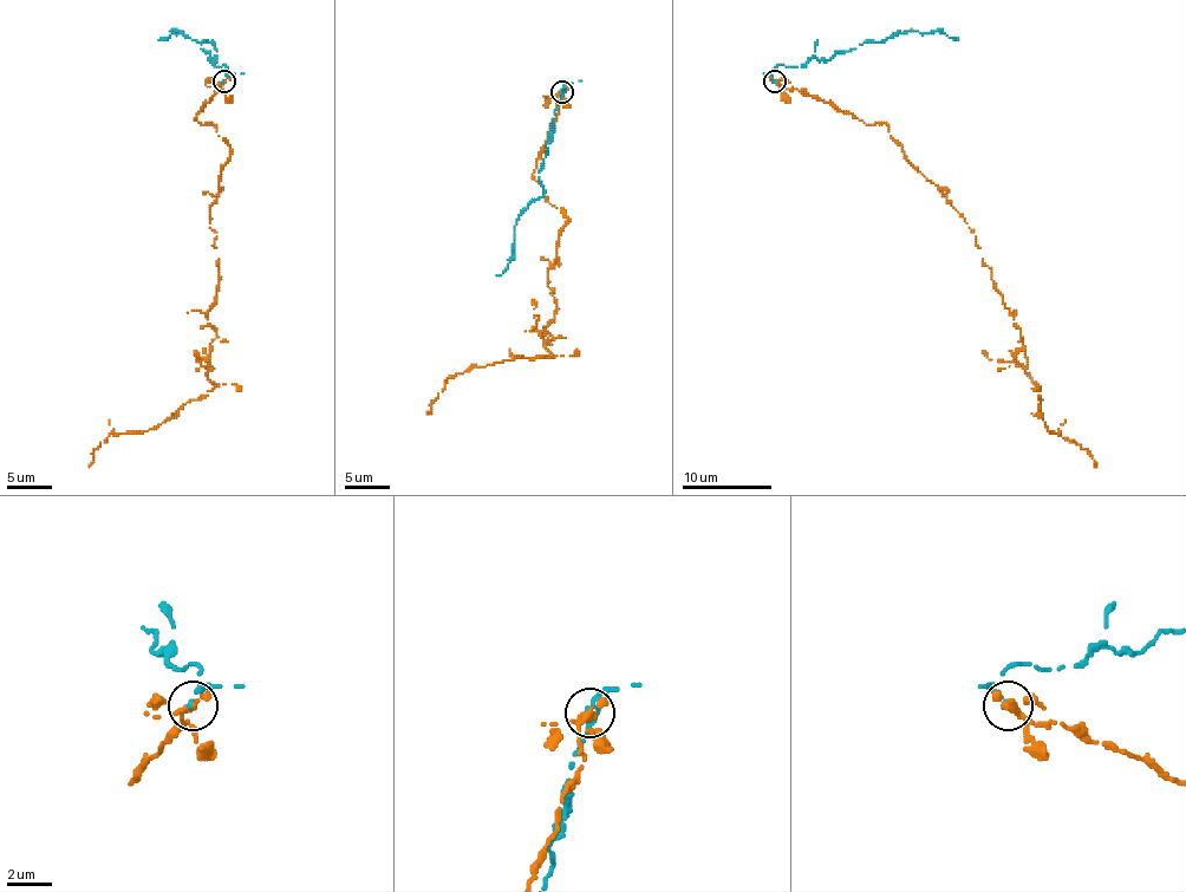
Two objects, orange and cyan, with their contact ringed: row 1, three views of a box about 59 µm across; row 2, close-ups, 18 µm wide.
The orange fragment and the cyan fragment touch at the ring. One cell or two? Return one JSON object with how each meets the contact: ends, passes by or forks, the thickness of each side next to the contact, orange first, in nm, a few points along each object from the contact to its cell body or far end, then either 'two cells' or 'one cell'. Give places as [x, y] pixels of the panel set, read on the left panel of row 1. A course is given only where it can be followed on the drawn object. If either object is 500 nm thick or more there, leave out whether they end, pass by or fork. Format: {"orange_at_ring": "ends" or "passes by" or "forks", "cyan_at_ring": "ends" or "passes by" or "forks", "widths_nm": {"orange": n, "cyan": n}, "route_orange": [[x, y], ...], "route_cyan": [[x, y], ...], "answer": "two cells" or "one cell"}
{"orange_at_ring": "ends", "cyan_at_ring": "ends", "widths_nm": {"orange": 440, "cyan": 180}, "route_orange": [[223, 82], [194, 118], [229, 147], [209, 207], [214, 386], [151, 429], [109, 436], [89, 467]], "route_cyan": [[223, 82], [223, 64], [216, 66], [214, 58], [208, 59], [201, 44], [206, 41], [176, 31], [158, 39]], "answer": "two cells"}

